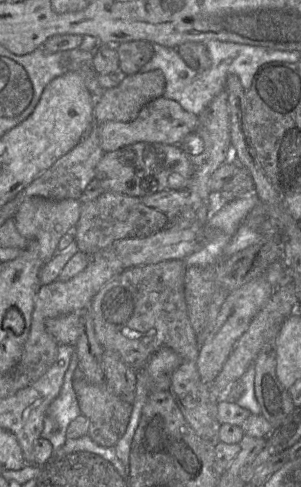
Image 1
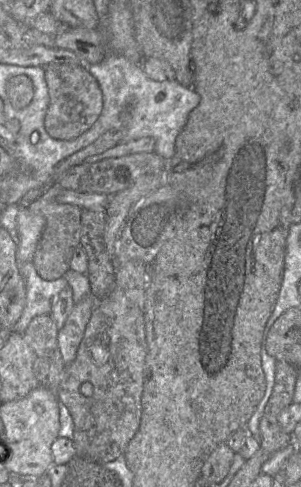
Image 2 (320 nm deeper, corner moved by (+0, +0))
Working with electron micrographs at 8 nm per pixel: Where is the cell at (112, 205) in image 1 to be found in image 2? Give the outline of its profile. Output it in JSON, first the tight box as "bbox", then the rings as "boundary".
{"bbox":[57,260,148,463],"boundary":[[[138,260],[115,261],[115,283],[111,293],[96,300],[76,357],[65,367],[57,397],[69,410],[73,420],[72,442],[77,456],[96,463],[106,463],[122,456],[136,434],[142,413],[141,397],[147,343],[144,324],[144,299],[148,267]]]}

